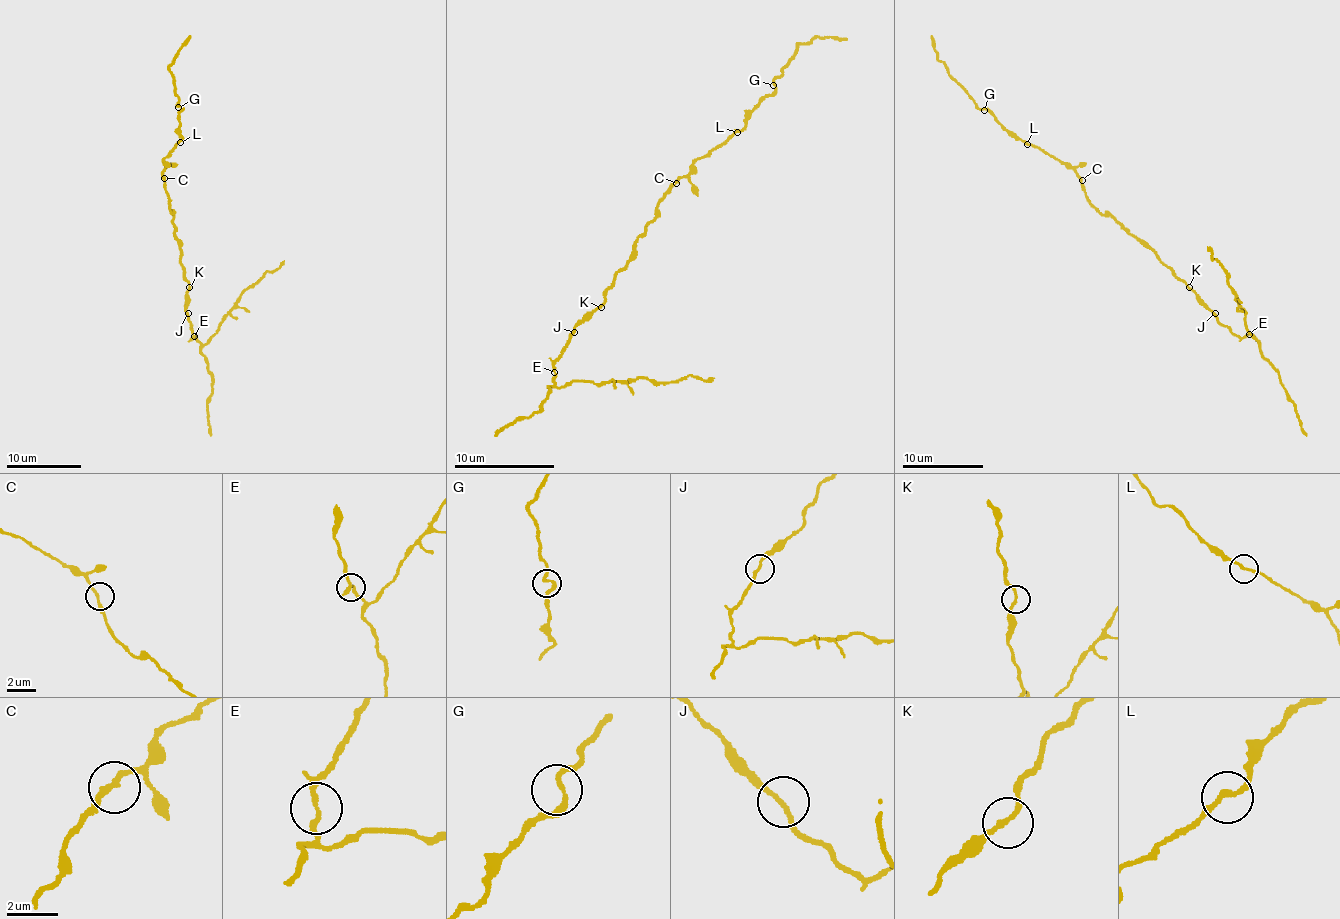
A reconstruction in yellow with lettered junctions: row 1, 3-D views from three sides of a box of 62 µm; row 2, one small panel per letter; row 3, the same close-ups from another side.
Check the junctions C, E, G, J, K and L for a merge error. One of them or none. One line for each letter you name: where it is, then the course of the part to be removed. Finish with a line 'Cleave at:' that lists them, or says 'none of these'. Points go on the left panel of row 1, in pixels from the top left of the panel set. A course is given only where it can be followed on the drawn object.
Cleave at: none of these

